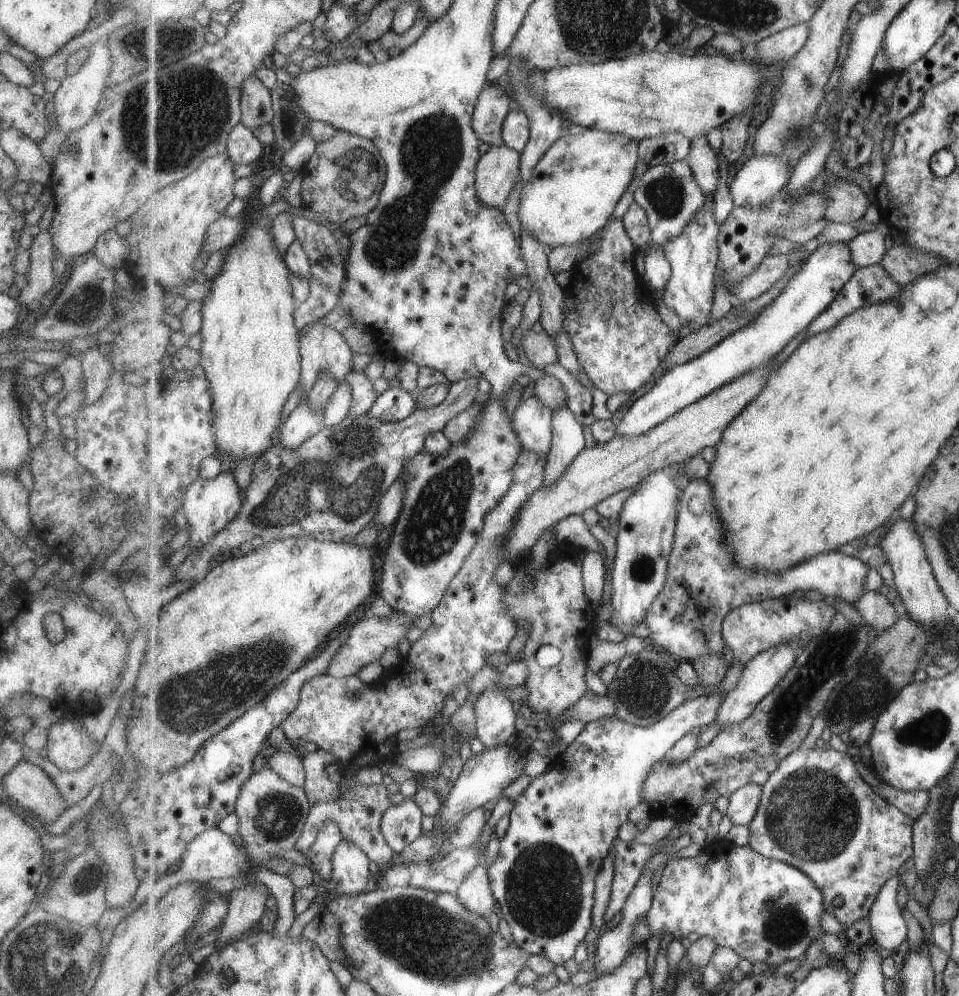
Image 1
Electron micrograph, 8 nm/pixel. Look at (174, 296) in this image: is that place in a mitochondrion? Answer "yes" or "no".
no

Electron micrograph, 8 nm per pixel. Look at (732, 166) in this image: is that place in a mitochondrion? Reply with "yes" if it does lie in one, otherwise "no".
no

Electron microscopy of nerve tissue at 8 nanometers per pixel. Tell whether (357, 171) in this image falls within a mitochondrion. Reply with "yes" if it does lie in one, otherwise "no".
yes

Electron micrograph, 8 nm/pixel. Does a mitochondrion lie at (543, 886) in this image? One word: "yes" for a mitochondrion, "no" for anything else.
yes

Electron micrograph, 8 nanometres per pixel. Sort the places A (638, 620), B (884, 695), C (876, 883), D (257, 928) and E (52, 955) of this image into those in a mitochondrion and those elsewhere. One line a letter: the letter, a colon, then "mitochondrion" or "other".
A: other
B: mitochondrion
C: other
D: other
E: mitochondrion

